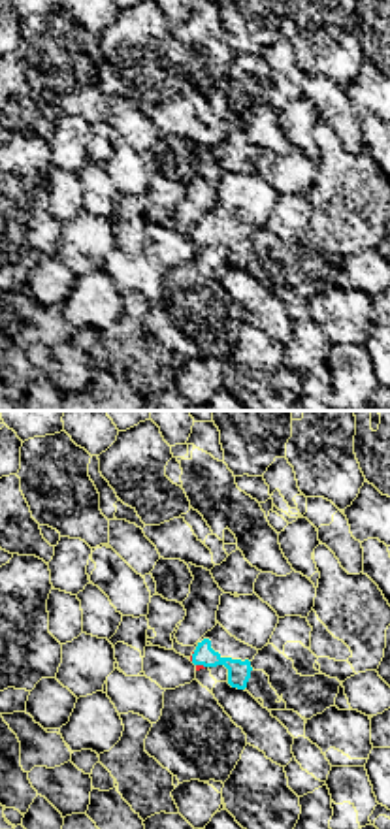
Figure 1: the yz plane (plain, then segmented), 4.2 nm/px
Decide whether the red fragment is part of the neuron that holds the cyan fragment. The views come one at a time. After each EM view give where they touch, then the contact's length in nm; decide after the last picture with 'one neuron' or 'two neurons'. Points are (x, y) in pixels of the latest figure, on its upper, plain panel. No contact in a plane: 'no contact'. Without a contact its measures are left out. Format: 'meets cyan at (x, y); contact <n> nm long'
meets cyan at (200, 242); contact 40 nm long

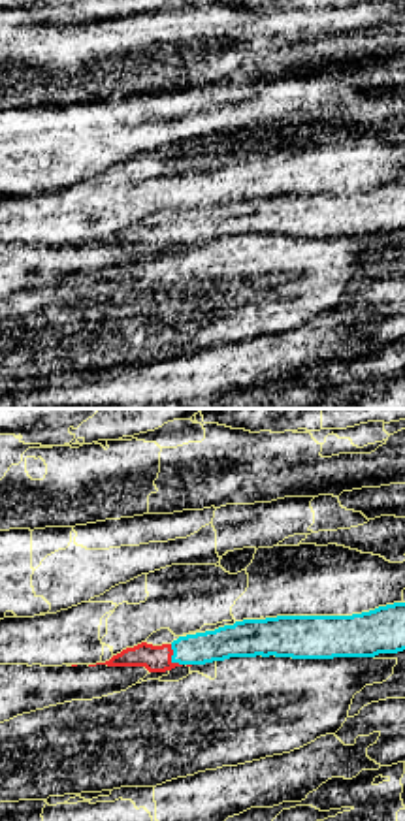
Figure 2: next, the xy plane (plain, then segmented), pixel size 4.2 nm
meets cyan at (172, 236); contact 110 nm long

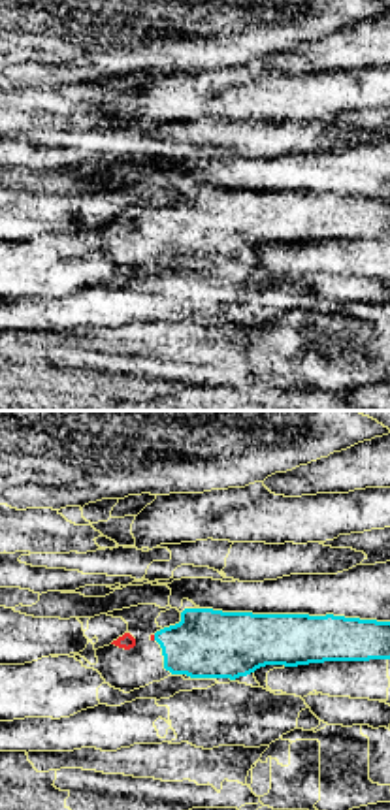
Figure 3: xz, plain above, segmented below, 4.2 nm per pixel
meets cyan at (155, 215); contact 30 nm long

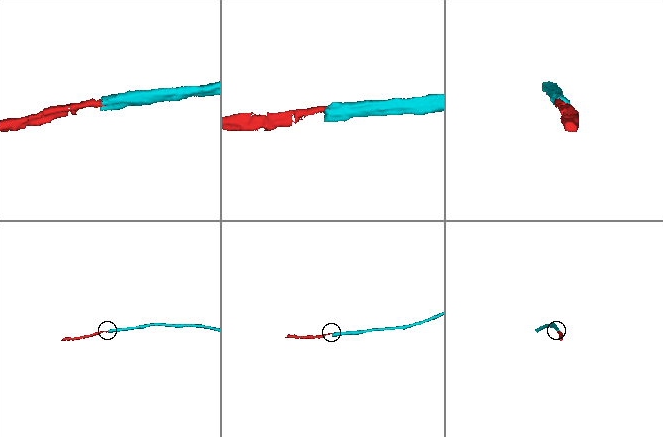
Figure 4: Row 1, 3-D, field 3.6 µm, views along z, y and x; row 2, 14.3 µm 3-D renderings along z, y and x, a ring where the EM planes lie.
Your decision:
one neuron

